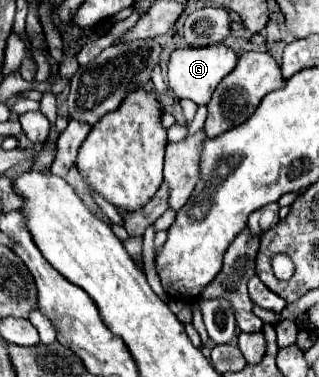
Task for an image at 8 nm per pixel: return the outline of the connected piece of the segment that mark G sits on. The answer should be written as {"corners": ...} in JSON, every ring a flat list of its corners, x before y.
{"corners":[[210,45,202,49,178,49,170,55,168,63,168,85,174,91,178,99,190,99,196,105,206,105,210,101,210,95,214,93,216,85,236,67,236,53,228,49,226,45]]}

